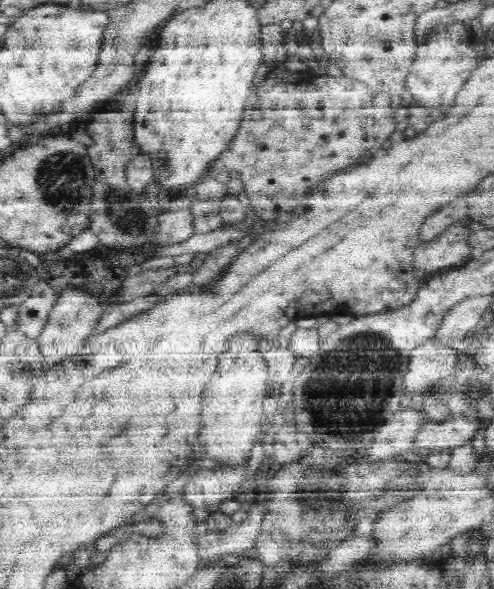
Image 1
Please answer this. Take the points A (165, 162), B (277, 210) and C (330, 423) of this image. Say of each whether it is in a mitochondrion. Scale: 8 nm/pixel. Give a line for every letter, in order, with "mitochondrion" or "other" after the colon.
A: mitochondrion
B: other
C: mitochondrion

